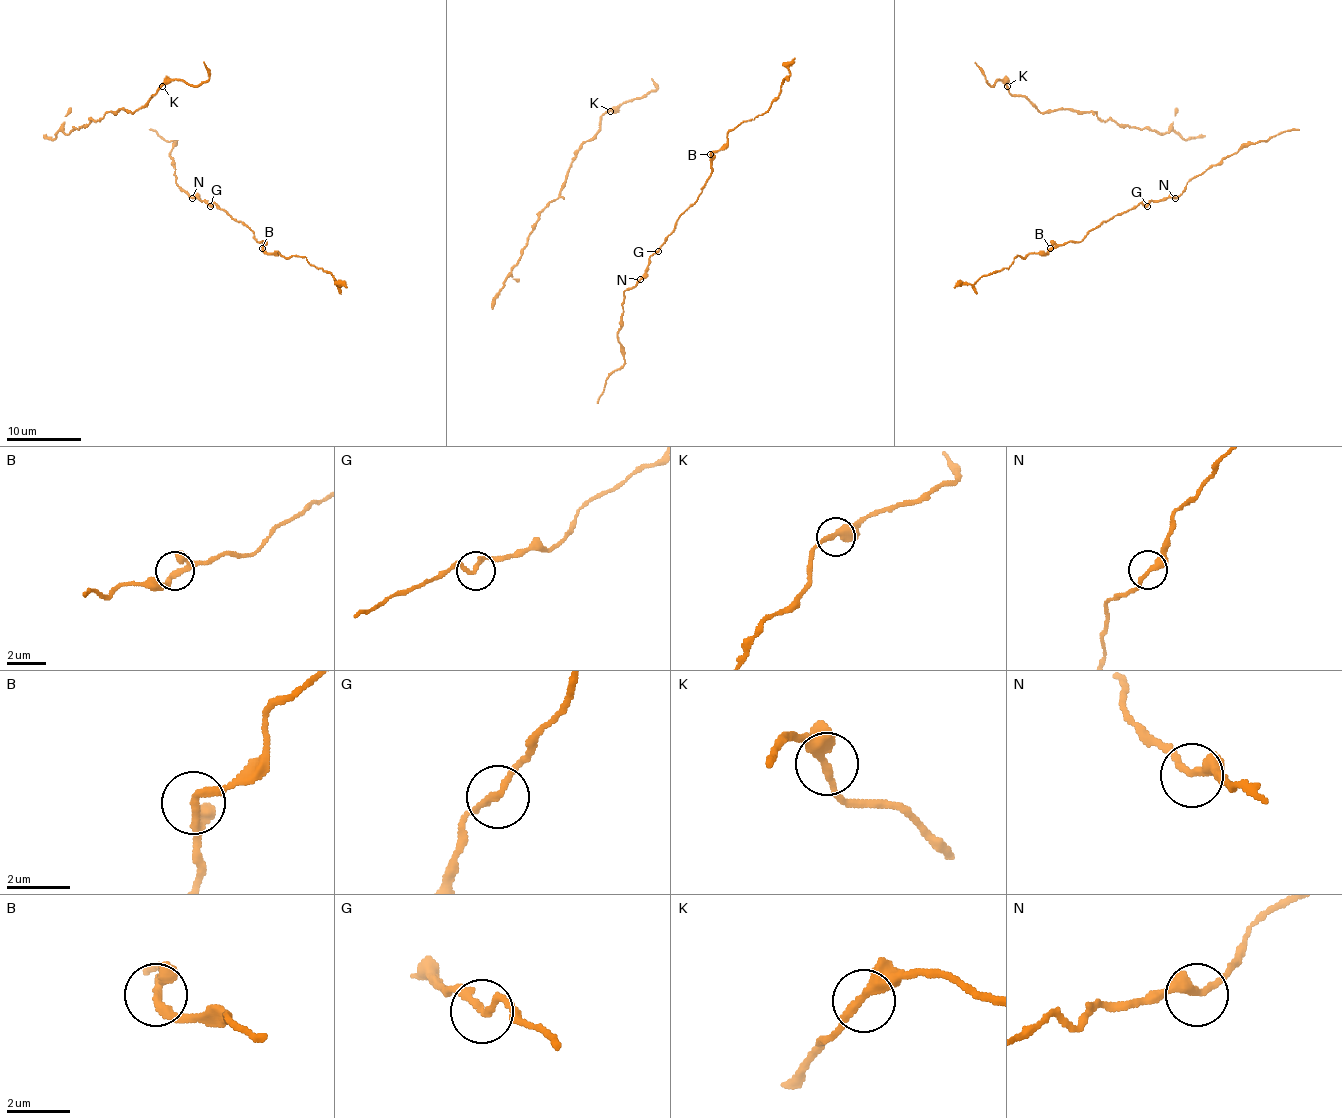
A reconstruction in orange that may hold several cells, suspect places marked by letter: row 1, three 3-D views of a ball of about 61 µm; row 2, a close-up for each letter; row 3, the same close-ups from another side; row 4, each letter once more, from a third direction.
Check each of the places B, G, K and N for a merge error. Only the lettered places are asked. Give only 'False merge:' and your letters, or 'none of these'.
False merge: none of these

